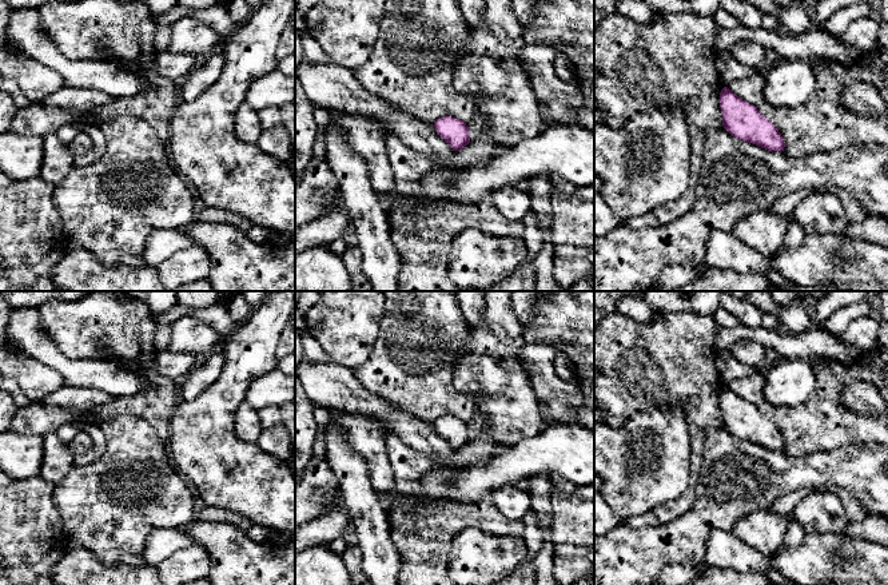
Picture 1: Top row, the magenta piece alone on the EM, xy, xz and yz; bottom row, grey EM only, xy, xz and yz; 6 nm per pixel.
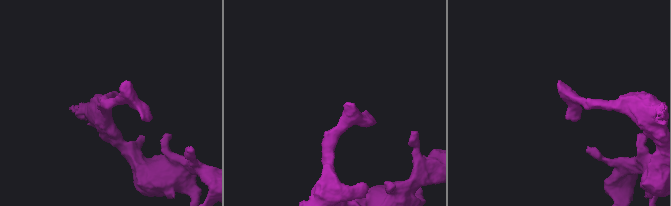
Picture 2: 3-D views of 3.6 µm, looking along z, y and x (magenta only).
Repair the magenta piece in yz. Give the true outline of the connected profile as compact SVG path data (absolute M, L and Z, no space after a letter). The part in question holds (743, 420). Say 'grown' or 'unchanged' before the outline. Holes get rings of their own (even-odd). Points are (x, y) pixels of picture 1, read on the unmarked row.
unchanged | M728 386L721 389L720 407L722 425L732 435L768 450L784 450L785 441L774 423Z

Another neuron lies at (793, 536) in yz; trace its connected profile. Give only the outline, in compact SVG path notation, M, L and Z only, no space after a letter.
M789 516L789 524L784 534L783 546L800 546L805 538L804 530Z

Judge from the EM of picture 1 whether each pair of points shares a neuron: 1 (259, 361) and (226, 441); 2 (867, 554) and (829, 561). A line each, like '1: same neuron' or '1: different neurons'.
1: same neuron
2: same neuron

